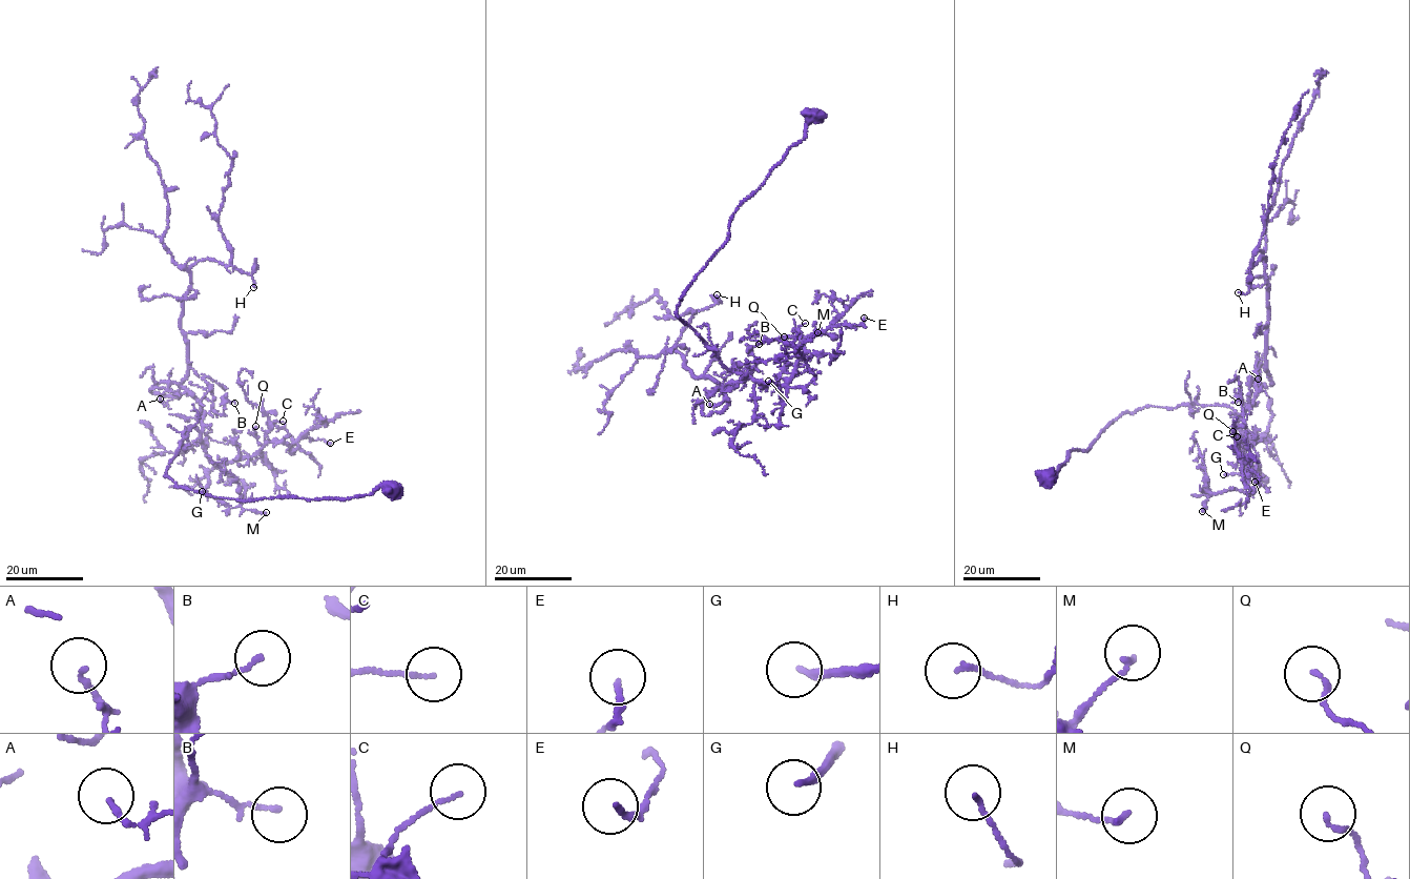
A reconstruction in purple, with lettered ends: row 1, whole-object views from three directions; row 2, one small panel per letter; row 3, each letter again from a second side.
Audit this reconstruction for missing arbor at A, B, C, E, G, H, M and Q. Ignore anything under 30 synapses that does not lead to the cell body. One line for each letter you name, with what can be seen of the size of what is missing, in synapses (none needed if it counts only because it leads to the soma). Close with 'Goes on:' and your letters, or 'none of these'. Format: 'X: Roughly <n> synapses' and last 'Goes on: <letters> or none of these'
G: Roughly 40 synapses
Goes on: G

